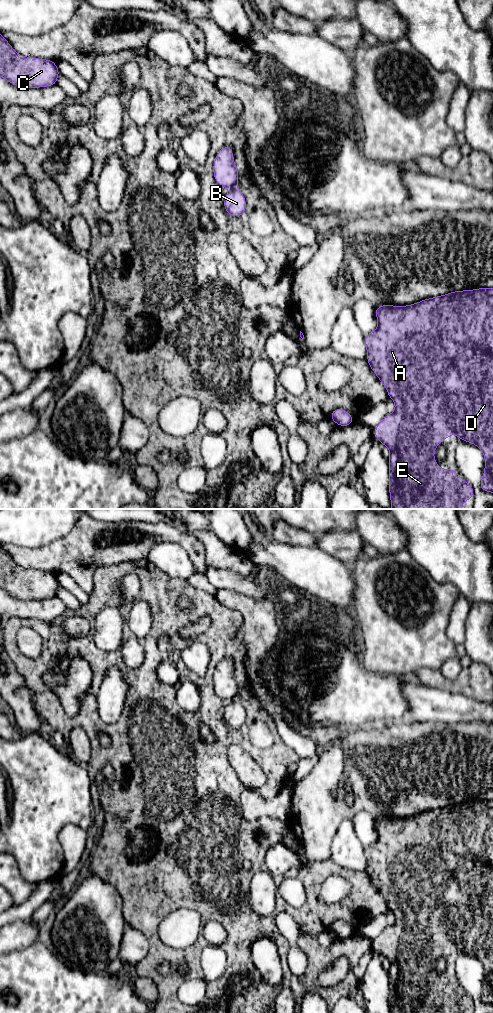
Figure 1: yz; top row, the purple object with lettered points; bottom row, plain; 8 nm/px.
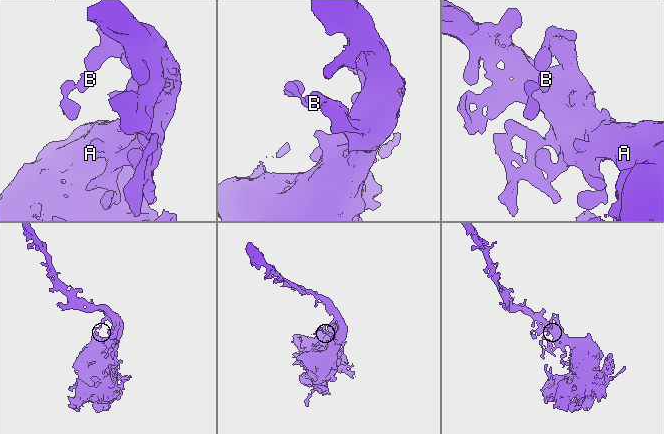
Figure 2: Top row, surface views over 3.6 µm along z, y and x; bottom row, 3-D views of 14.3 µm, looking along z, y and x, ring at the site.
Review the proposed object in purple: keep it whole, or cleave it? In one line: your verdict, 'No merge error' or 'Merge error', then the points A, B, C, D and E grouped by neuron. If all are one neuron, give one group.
Merge error. Groups: A C D E / B

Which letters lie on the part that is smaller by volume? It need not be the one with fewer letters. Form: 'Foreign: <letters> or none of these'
Foreign: B

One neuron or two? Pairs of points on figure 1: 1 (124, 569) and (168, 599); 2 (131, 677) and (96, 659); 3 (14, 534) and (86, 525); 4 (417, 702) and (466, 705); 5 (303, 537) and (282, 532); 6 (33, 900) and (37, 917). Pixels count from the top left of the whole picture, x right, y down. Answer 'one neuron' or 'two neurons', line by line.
1: one neuron
2: one neuron
3: two neurons
4: one neuron
5: one neuron
6: two neurons

